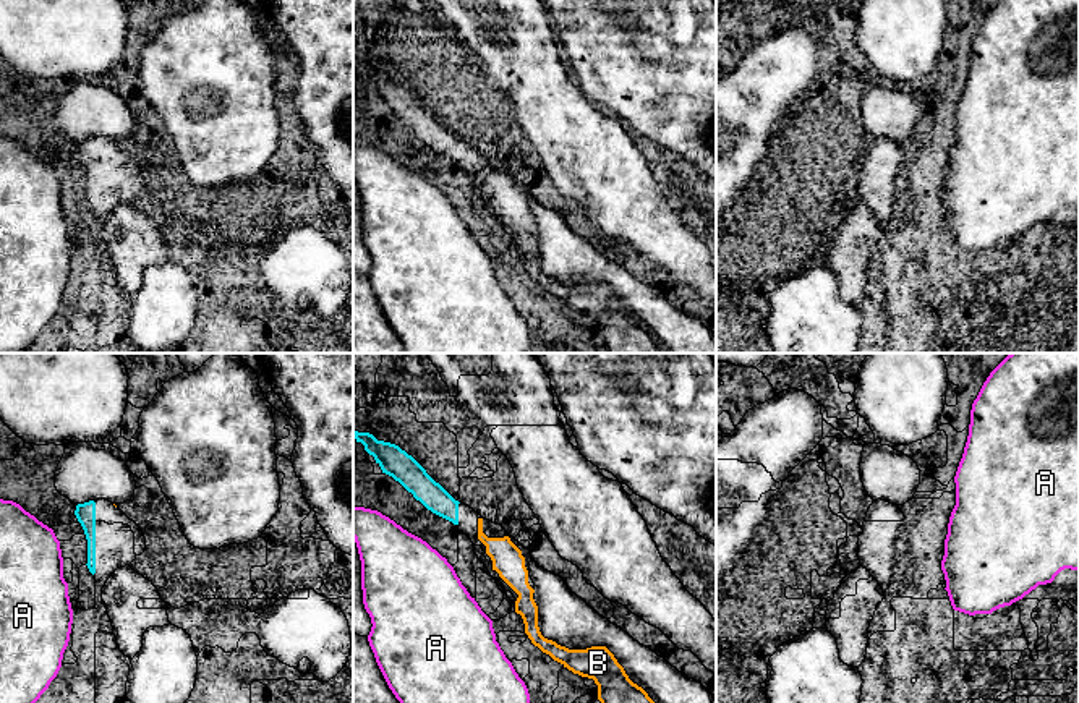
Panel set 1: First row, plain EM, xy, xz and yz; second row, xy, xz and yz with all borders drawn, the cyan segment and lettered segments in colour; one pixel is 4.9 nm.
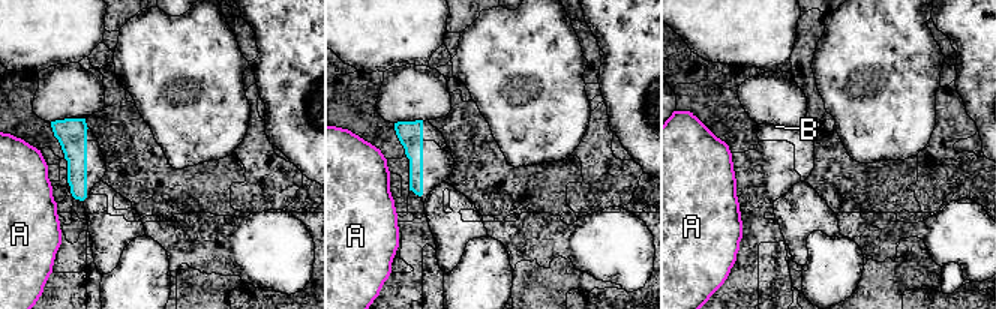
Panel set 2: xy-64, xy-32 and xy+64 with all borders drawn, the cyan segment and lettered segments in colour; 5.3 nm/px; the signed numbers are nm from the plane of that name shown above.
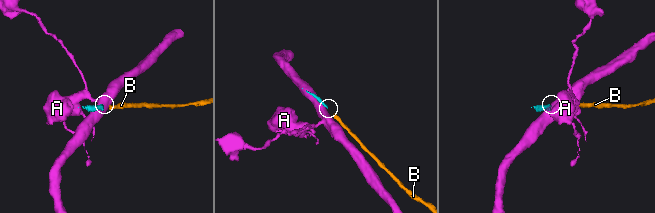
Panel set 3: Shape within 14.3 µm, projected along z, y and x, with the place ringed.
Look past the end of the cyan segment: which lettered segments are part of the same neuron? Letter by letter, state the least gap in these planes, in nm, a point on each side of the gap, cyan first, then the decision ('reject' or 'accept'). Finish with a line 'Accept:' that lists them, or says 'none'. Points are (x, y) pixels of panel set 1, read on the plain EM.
A: 120 nm | xy (86, 201), (62, 201) | reject
B: 100 nm | xz (457, 156), (478, 156) | accept
Accept: B

